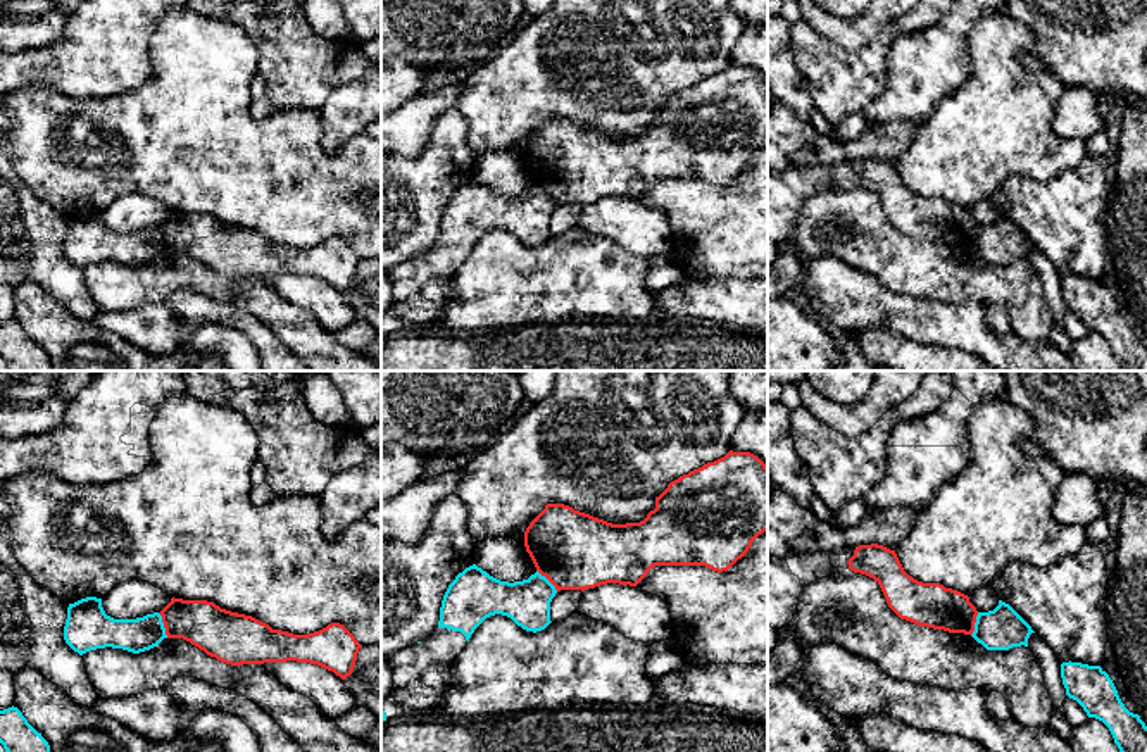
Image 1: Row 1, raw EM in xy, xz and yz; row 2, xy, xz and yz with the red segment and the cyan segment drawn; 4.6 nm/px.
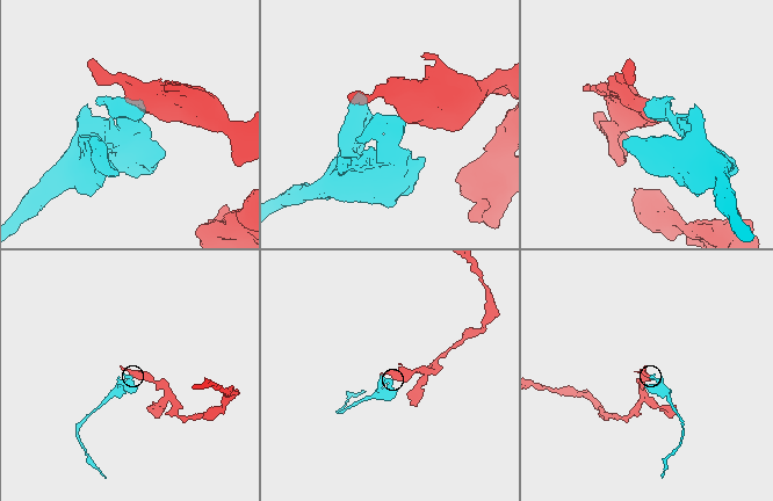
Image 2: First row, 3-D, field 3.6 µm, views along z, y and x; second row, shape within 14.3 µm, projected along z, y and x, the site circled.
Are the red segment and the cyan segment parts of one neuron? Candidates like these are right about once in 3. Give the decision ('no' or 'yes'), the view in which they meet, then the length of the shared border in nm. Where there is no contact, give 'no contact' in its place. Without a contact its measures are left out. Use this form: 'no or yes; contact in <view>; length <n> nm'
no; contact in xy; length 130 nm

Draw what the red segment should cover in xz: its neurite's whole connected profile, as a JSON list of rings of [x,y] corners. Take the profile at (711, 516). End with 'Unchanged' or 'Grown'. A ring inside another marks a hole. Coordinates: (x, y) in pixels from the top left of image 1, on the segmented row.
[[[730,450],[671,481],[640,523],[612,524],[564,504],[547,504],[524,531],[536,571],[557,592],[607,583],[636,586],[655,566],[705,566],[728,571],[768,531],[768,466],[750,452]]]. Unchanged

